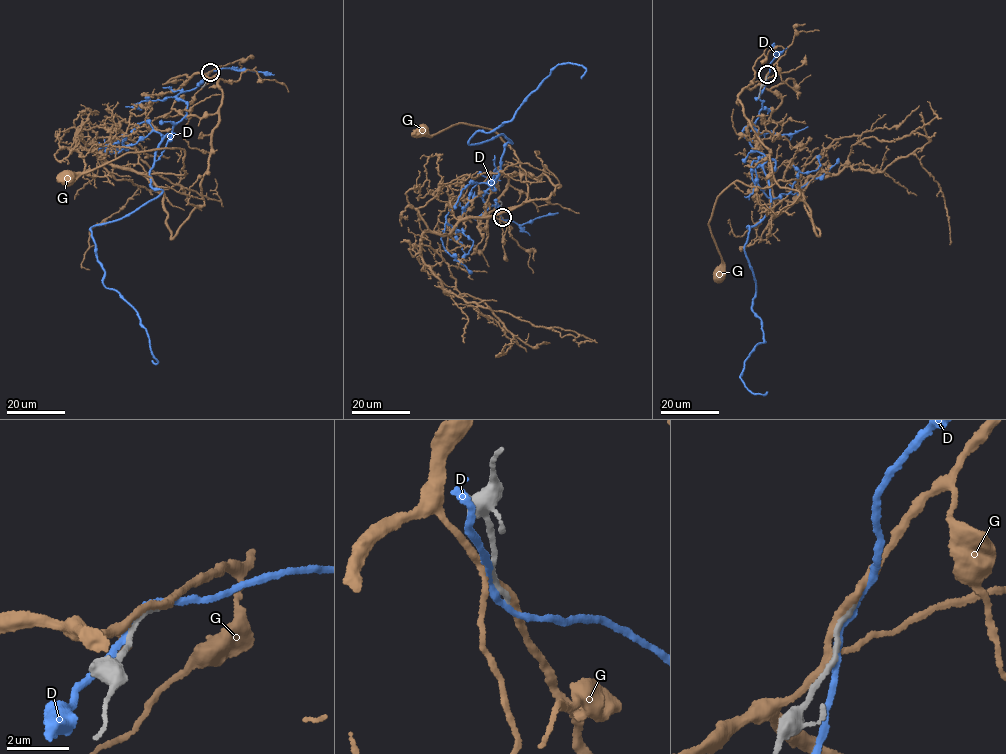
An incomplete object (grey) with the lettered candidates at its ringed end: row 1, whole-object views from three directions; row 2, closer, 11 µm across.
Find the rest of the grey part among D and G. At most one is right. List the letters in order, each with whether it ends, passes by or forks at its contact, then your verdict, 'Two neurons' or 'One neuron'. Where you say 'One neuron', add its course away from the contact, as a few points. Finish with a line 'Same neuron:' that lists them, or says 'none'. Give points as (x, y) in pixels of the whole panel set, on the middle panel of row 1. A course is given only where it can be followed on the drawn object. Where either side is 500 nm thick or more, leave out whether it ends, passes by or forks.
D: It passes by. Two neurons
G: It passes by. One neuron. Its course: (501, 217), (510, 176), (545, 172), (560, 185), (495, 214), (527, 198), (514, 150), (492, 129), (419, 129)
Same neuron: G

